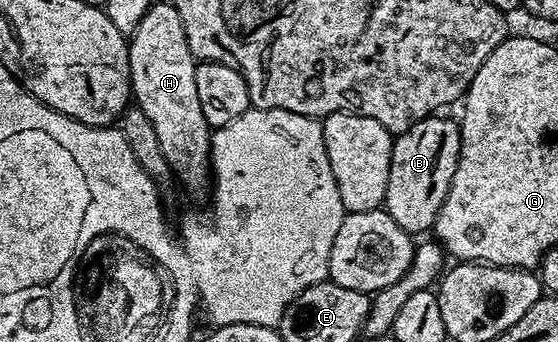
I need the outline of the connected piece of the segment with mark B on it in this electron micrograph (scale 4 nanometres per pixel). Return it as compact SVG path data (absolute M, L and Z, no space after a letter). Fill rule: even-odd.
M433 113L416 120L415 125L406 129L401 135L395 136L392 144L392 160L390 161L390 181L386 185L384 207L402 230L409 233L424 231L433 226L444 197L450 189L450 181L454 177L454 169L460 160L460 124L454 118L447 119L447 114Z

